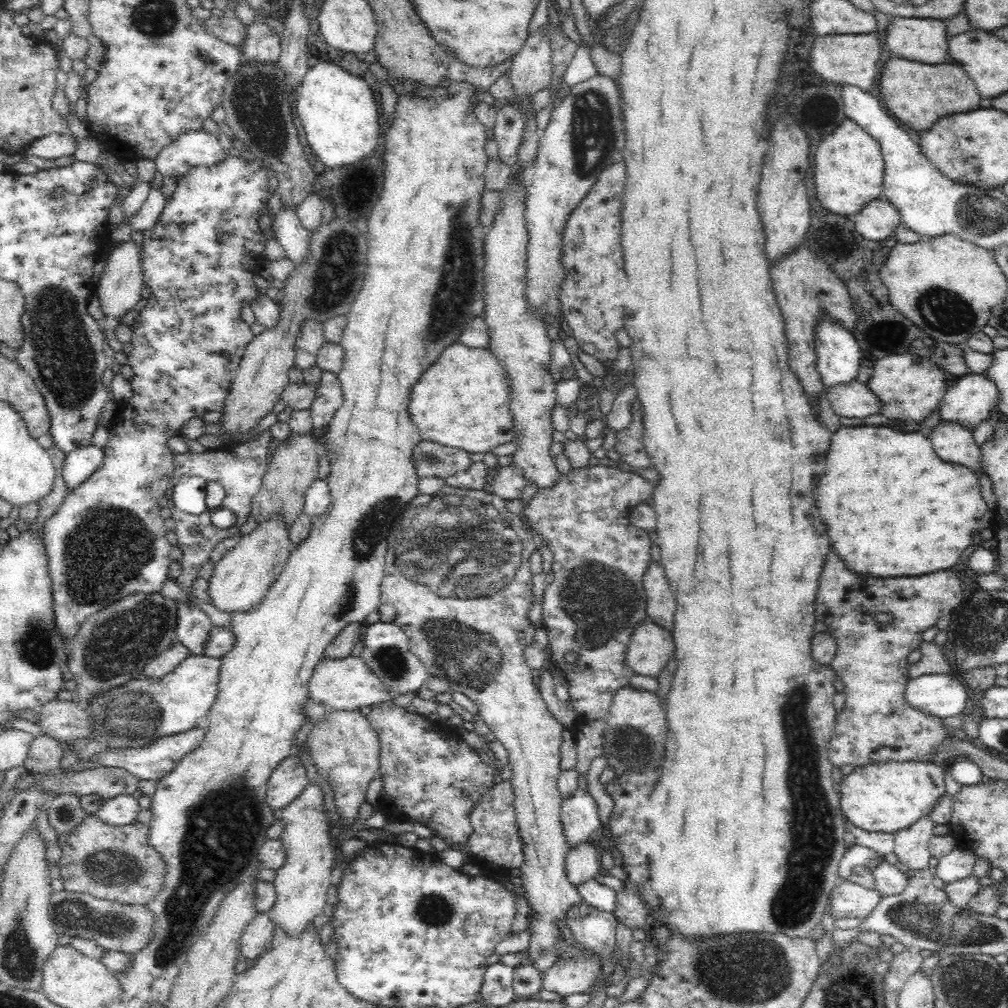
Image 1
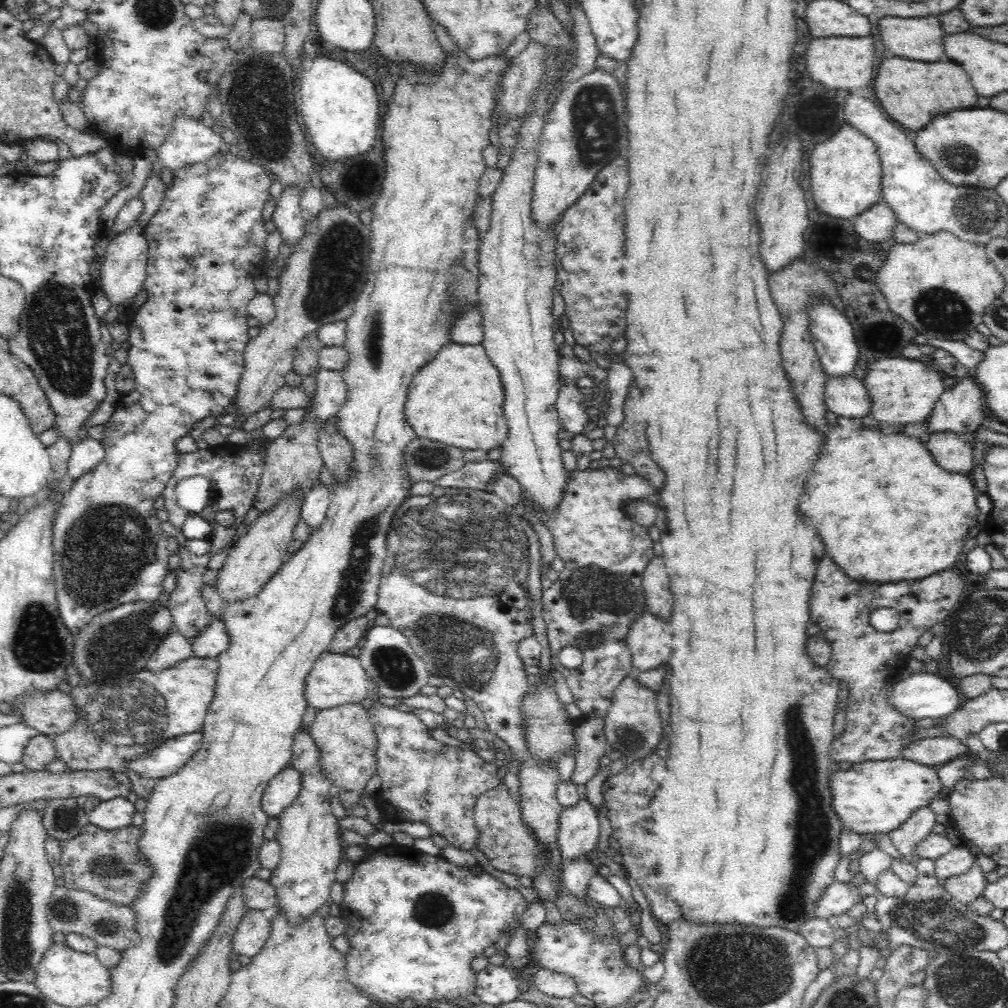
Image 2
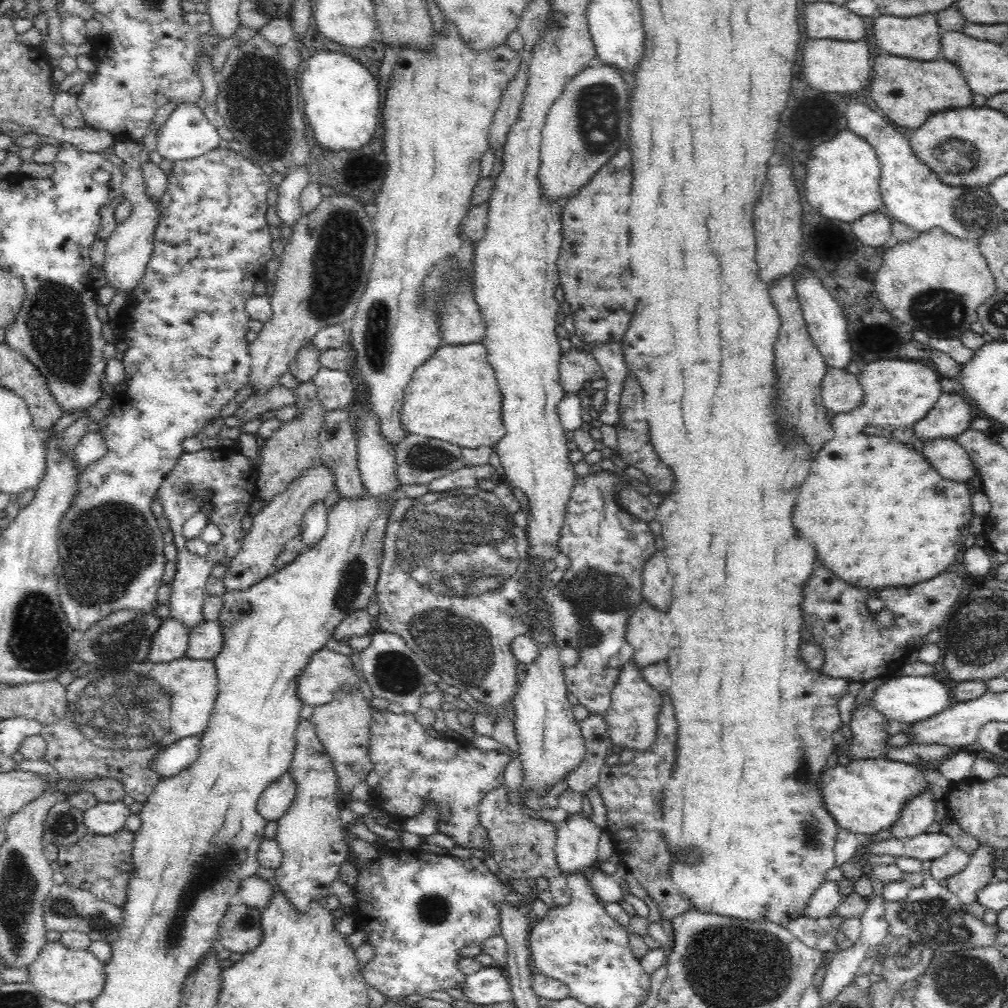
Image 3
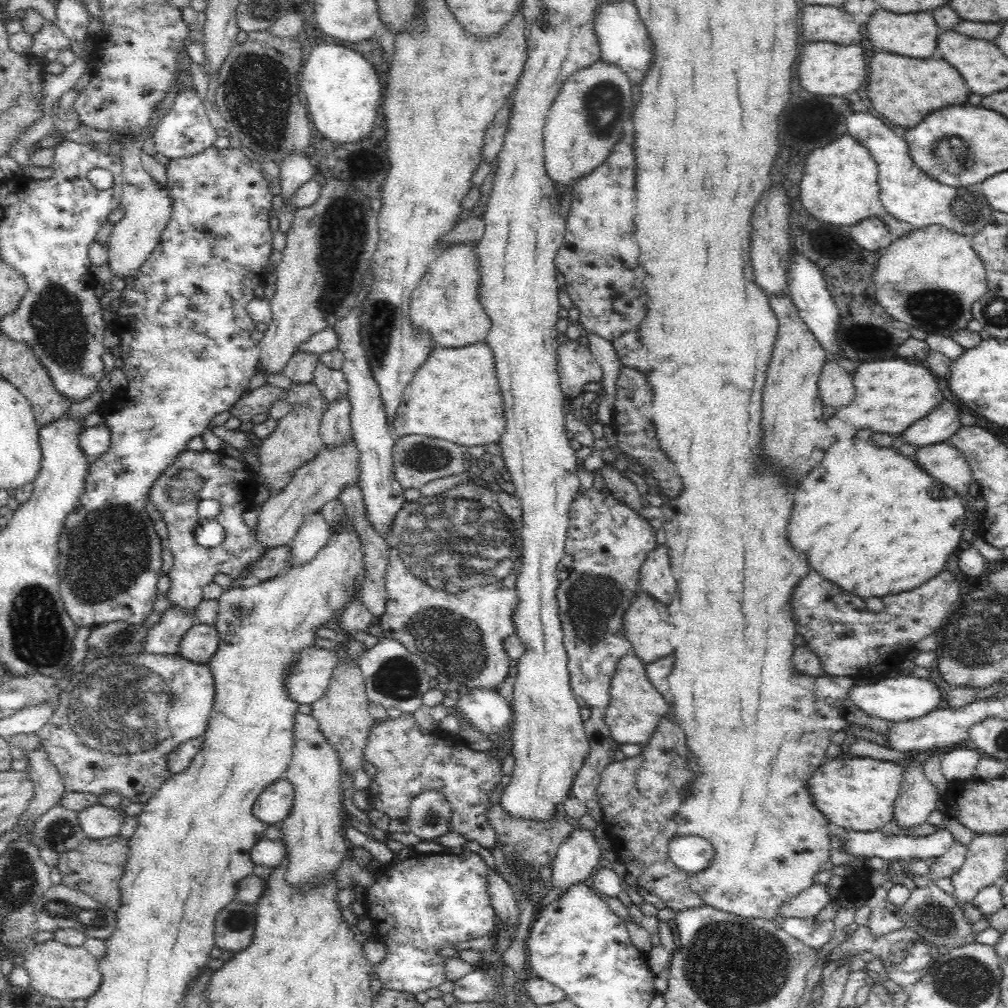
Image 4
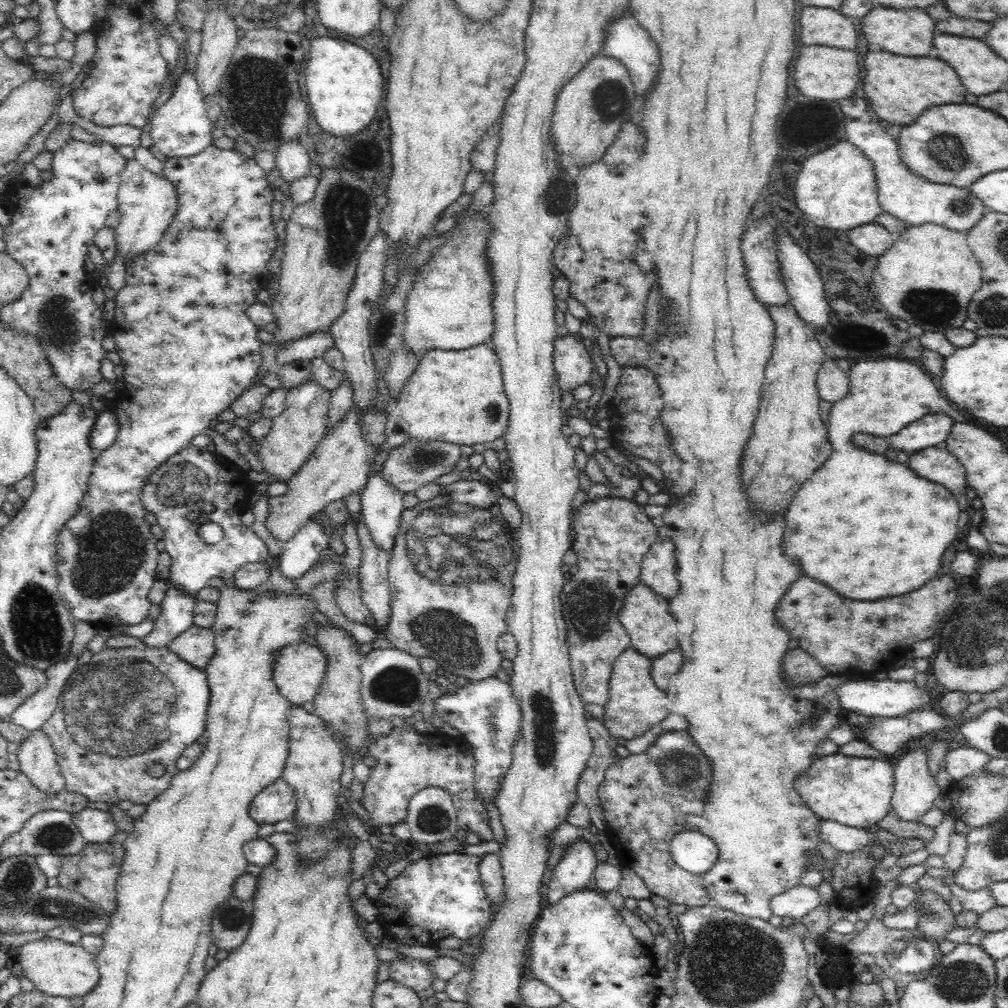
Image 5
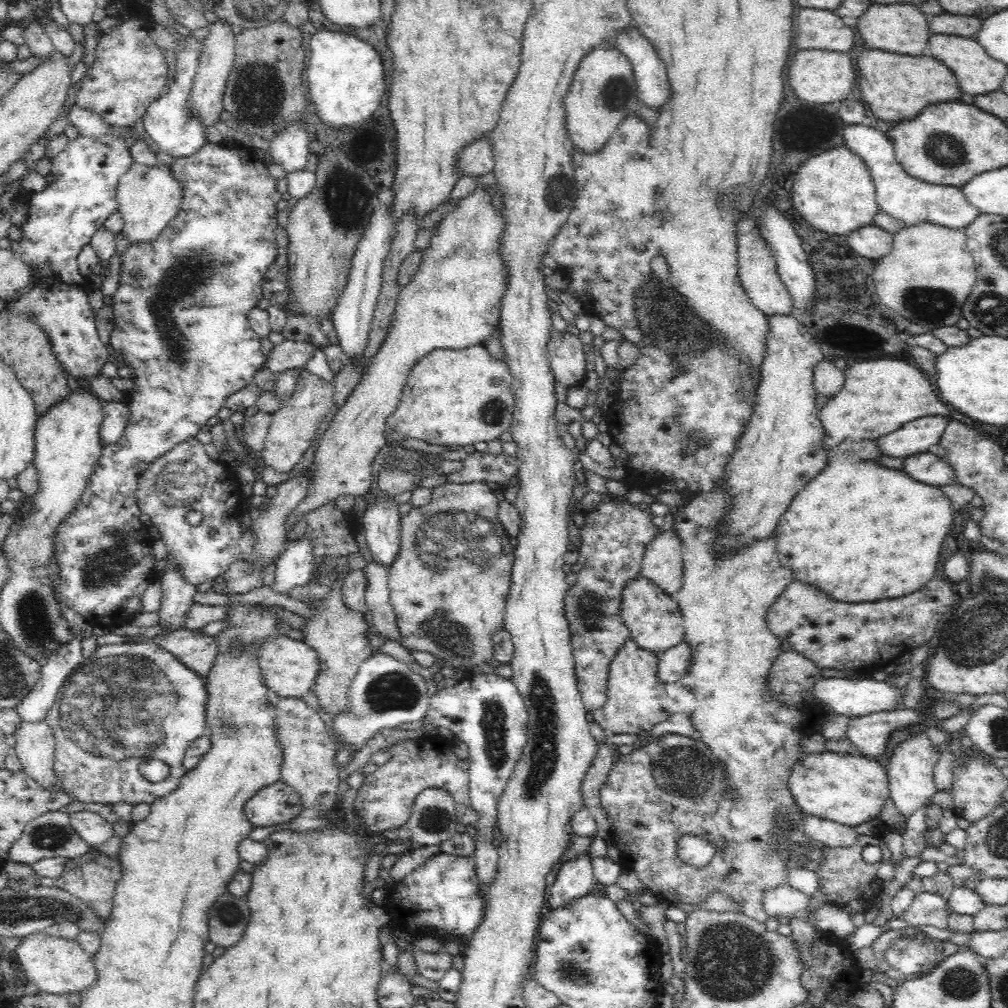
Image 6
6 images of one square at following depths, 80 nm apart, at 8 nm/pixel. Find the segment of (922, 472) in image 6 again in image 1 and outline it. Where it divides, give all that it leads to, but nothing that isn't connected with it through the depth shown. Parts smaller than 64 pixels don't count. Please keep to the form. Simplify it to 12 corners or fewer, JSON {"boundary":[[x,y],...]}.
{"boundary":[[954,422],[934,426],[934,451],[978,476],[981,451],[972,431]]}

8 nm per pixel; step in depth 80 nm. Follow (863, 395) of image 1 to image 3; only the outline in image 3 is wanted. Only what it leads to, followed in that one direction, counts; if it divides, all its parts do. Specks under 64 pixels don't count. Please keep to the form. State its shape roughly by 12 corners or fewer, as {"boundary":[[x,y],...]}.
{"boundary":[[827,369],[821,396],[826,410],[851,413],[863,403],[859,377]]}

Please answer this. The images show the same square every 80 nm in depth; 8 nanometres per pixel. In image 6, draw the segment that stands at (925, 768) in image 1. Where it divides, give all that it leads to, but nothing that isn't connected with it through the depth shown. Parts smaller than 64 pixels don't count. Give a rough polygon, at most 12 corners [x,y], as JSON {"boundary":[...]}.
{"boundary":[[809,753],[787,786],[808,815],[855,827],[891,796],[875,758]]}

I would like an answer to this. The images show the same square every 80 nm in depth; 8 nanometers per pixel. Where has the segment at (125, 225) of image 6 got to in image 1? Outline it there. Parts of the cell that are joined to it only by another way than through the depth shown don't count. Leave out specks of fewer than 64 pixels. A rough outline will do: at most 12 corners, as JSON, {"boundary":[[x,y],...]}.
{"boundary":[[130,240],[106,256],[96,288],[115,325],[142,300],[141,248]]}

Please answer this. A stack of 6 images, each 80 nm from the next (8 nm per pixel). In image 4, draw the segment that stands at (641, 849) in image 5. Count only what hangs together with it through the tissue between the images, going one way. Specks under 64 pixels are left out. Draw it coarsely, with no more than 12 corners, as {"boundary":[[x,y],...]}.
{"boundary":[[667,713],[596,786],[606,836],[676,914],[703,905],[668,848],[694,769]]}

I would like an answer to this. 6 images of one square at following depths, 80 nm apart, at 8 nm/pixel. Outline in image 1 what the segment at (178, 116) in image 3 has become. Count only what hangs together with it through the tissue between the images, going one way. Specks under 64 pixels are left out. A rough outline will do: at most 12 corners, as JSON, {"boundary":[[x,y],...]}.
{"boundary":[[183,131],[155,158],[164,178],[227,157],[218,139]]}

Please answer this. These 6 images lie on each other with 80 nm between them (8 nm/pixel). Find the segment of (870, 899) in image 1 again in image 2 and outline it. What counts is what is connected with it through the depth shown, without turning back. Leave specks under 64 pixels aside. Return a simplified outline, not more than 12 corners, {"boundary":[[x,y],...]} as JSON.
{"boundary":[[835,881],[816,906],[816,917],[838,917],[869,896]]}

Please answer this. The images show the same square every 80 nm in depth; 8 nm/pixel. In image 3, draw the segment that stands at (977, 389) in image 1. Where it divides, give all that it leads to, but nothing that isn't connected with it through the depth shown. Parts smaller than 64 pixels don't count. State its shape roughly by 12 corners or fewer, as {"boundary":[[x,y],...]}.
{"boundary":[[944,392],[913,427],[928,441],[972,429],[974,407],[958,392]]}

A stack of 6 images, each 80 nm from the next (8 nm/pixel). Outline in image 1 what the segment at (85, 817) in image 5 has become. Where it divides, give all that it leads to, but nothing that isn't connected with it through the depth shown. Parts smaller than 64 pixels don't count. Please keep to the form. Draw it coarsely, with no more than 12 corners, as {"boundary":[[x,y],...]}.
{"boundary":[[122,794],[106,799],[97,815],[110,826],[137,821],[137,798]]}

